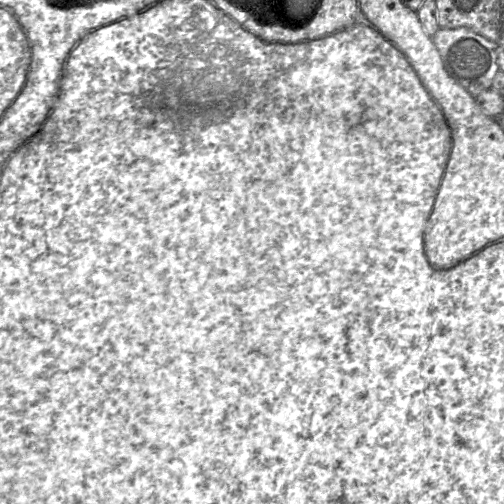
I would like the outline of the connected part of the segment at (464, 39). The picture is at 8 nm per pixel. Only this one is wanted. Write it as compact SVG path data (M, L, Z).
M465 26L439 28L432 40L448 73L473 97L492 87L494 76L499 71L496 42Z

